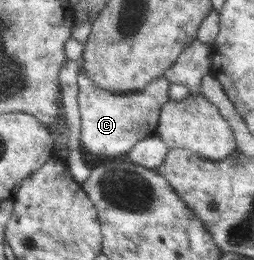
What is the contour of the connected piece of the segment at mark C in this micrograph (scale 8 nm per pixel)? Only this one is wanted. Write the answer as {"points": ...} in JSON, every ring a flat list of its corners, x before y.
{"points":[[80,68,79,76,77,76,77,86,79,87,77,100,81,118,80,143,82,144,83,150,93,153,94,155,117,157,131,152,139,140,154,136,162,106,166,102,169,102,170,99,170,85,171,83,163,76,147,84,147,88,144,90,139,90,139,92,135,93,121,93,116,95,115,93,107,92,107,90,99,88,99,86,95,86,95,82,87,76,87,72,85,72,83,68]]}

